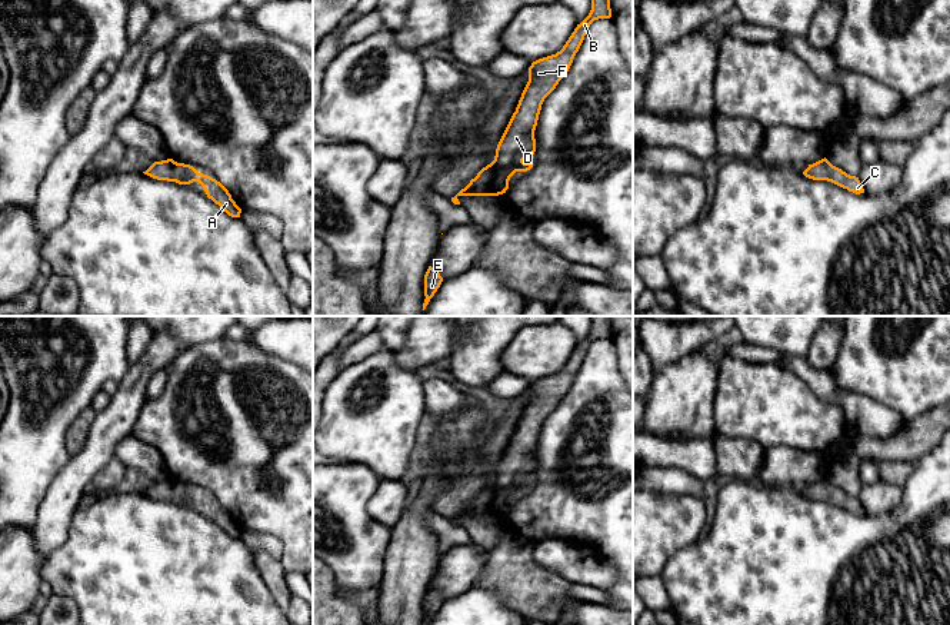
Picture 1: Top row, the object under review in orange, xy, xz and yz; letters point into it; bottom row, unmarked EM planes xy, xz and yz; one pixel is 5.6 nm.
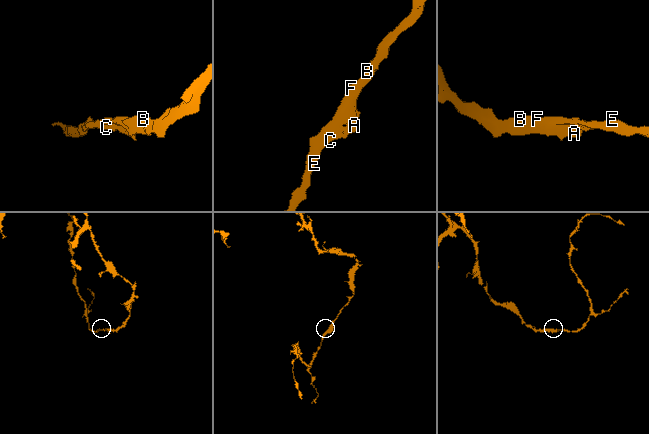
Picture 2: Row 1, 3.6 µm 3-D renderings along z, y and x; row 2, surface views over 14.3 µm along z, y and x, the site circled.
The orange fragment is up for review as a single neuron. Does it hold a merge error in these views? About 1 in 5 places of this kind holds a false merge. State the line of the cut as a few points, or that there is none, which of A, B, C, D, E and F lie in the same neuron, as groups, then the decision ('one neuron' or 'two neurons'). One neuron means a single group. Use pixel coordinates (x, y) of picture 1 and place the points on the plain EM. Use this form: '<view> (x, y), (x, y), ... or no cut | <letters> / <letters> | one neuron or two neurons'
no cut | A B C D E F | one neuron

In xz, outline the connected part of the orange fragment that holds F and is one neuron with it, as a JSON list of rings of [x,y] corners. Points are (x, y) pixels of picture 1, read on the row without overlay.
[[[591,316],[589,336],[577,345],[563,369],[531,383],[529,402],[497,465],[494,481],[451,518],[454,525],[460,525],[459,516],[503,515],[516,492],[527,492],[533,488],[533,483],[524,483],[523,481],[533,478],[536,472],[534,451],[544,419],[569,392],[590,345],[594,340],[610,338],[610,316]]]

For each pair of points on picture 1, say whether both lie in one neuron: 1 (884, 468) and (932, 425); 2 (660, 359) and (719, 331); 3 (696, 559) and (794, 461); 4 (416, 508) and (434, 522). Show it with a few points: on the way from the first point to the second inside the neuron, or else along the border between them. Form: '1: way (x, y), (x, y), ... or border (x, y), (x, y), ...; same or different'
1: border (879, 459), (909, 461), (913, 465); different
2: way (674, 345), (680, 339), (704, 332); same
3: border (757, 481), (766, 485), (792, 486); different
4: border (429, 509), (424, 524), (434, 534), (437, 545); different

